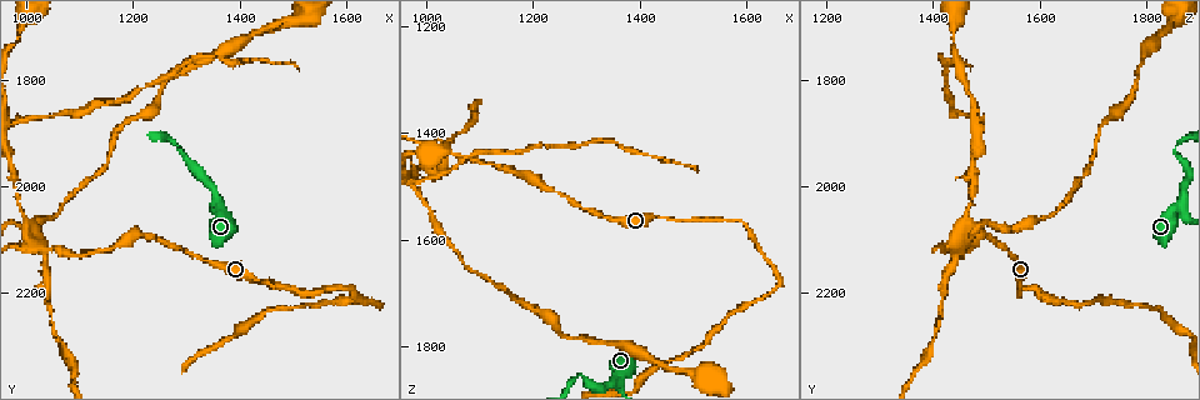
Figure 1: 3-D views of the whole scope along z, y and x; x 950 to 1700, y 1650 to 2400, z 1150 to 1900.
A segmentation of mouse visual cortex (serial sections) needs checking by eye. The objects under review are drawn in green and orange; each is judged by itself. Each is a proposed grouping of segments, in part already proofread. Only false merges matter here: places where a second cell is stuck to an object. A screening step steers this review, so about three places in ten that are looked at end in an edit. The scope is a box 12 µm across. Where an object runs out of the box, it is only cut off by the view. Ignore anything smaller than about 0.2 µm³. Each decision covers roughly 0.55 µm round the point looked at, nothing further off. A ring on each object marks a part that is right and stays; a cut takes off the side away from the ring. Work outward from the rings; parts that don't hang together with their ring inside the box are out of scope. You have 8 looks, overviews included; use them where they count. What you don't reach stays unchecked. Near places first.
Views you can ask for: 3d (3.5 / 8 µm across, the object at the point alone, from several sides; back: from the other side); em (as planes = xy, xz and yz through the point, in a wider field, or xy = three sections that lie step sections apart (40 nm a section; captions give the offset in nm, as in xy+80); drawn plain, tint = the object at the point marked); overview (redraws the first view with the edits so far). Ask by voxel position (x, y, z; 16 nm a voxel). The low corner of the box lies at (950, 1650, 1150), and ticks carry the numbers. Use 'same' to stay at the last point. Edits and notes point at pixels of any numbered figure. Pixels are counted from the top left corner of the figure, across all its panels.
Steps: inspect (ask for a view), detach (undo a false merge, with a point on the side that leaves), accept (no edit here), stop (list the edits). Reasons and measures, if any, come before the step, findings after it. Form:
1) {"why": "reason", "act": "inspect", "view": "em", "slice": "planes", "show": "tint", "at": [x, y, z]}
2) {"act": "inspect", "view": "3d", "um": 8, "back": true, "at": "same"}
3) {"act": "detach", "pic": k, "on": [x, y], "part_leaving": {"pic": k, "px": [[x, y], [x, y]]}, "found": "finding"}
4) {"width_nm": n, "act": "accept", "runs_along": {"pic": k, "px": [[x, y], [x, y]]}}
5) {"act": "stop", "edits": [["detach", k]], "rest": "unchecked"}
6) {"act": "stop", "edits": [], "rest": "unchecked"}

{"why": "four or more arms meet", "act": "inspect", "view": "3d", "um": 3.5, "at": [1030, 2115, 1445]}

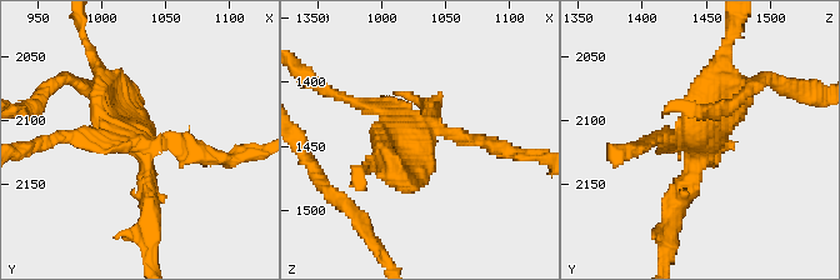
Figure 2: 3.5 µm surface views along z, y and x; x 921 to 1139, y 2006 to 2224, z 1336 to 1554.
{"act": "inspect", "view": "em", "slice": "xy", "step": 5, "show": "plain", "at": [1030, 2116, 1440]}

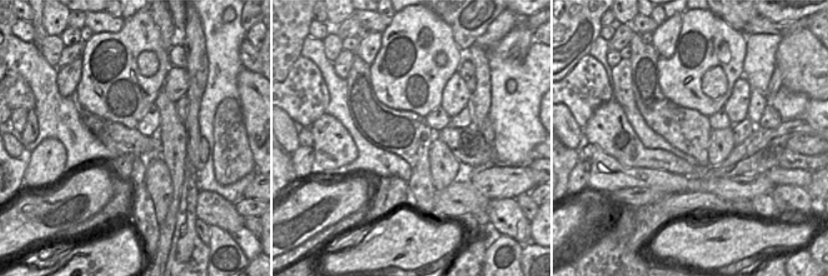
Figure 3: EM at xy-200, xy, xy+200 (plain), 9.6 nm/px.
{"why": "with the object marked", "act": "inspect", "view": "em", "slice": "xy", "step": 5, "show": "tint", "at": "same"}

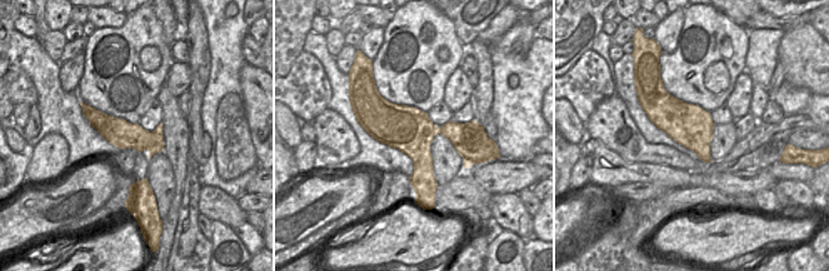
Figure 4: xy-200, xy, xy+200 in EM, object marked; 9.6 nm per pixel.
{"act": "detach", "pic": 2, "on": [723, 129], "part_leaving": {"pic": 2, "px": [[430, 129], [384, 138], [373, 164]]}, "found": "a second cell is stuck on"}

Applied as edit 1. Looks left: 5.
{"why": "narrows sharply", "act": "inspect", "view": "3d", "um": 8, "at": [1590, 2190, 1560]}

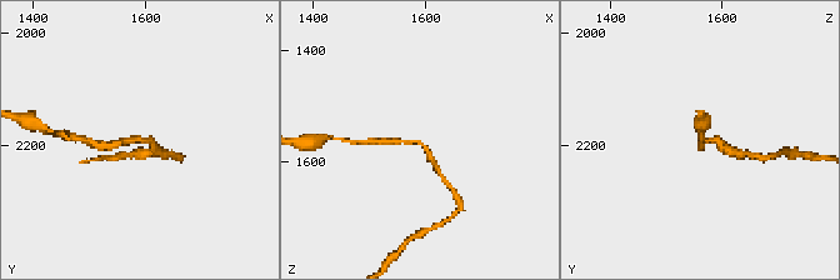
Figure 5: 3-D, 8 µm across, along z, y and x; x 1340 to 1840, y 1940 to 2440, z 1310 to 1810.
{"arm_widths_nm": [200, 200], "act": "inspect", "view": "em", "slice": "xy", "step": 1, "show": "tint", "at": [1590, 2190, 1565]}

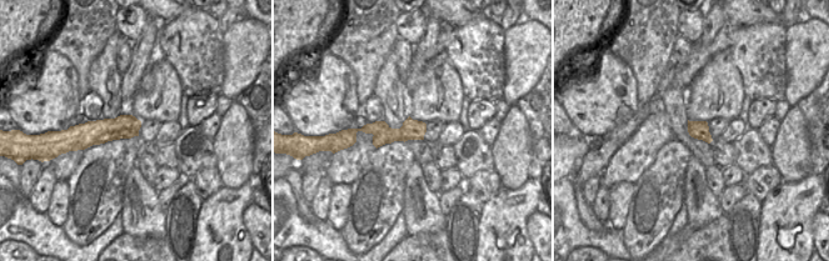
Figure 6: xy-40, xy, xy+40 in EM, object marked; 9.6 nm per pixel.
{"act": "accept", "runs_along": {"pic": 6, "px": [[423, 126], [404, 134], [365, 129]]}, "found": "all the same cell"}

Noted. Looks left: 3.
{"why": "abrupt turn", "act": "inspect", "view": "3d", "um": 3.5, "at": [1665, 2220, 1685]}

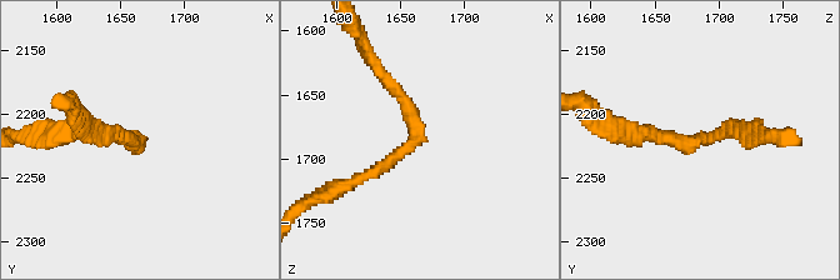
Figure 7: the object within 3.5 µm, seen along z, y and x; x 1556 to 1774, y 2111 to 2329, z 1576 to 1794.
{"arm_widths_nm": [150, 200], "why": "shape alone is not enough", "act": "inspect", "view": "em", "slice": "xy", "step": 1, "show": "tint", "at": [1660, 2218, 1686]}

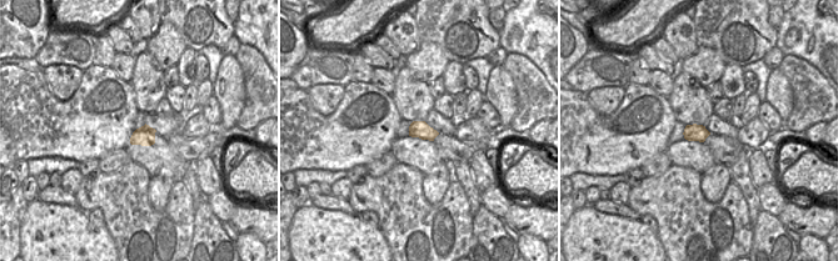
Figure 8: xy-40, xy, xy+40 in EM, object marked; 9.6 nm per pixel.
{"width_nm": 170, "act": "accept", "runs_along": {"pic": 7, "px": [[381, 74], [416, 138], [340, 186]]}, "found": "continuous, no second cell"}

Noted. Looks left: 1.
{"act": "stop", "edits": [["detach", 2]], "rest": "unchecked"}

